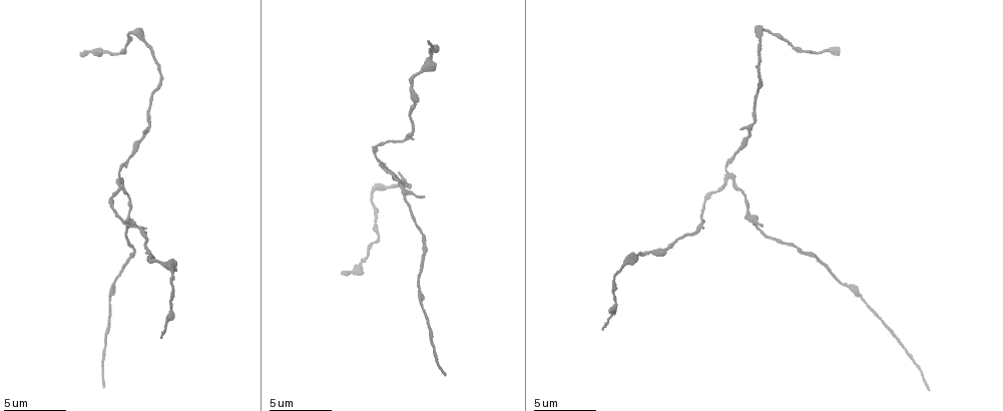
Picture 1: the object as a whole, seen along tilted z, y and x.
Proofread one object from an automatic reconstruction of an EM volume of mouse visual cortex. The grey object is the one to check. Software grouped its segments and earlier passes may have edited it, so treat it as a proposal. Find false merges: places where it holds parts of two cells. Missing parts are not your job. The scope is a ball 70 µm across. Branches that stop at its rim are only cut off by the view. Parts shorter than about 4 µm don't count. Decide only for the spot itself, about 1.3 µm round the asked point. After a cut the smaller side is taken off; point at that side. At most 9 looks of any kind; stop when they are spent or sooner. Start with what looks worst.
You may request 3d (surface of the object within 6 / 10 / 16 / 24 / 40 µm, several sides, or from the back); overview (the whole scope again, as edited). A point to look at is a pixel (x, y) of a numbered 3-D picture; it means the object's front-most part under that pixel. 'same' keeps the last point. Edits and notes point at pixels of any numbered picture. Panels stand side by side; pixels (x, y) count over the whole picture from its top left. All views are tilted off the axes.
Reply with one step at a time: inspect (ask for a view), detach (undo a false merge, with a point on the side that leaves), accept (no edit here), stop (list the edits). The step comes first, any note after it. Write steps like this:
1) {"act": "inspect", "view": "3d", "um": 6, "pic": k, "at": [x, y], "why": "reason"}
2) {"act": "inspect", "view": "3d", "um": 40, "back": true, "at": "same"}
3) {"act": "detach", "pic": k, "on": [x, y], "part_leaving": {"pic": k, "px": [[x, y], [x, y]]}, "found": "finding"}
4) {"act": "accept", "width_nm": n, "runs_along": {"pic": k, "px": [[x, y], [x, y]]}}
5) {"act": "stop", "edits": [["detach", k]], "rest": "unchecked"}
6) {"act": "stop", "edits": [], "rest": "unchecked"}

{"act": "inspect", "view": "3d", "um": 6, "pic": 1, "at": [118, 181]}

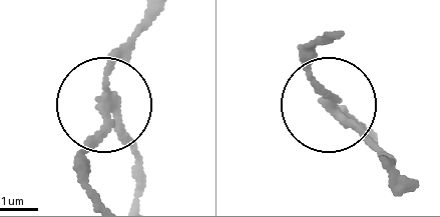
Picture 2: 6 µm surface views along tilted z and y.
{"act": "detach", "pic": 2, "on": [134, 143], "width_nm": 190, "found": "a second cell is stuck on"}

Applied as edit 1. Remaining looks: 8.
{"act": "inspect", "view": "overview", "why": "see it whole again"}

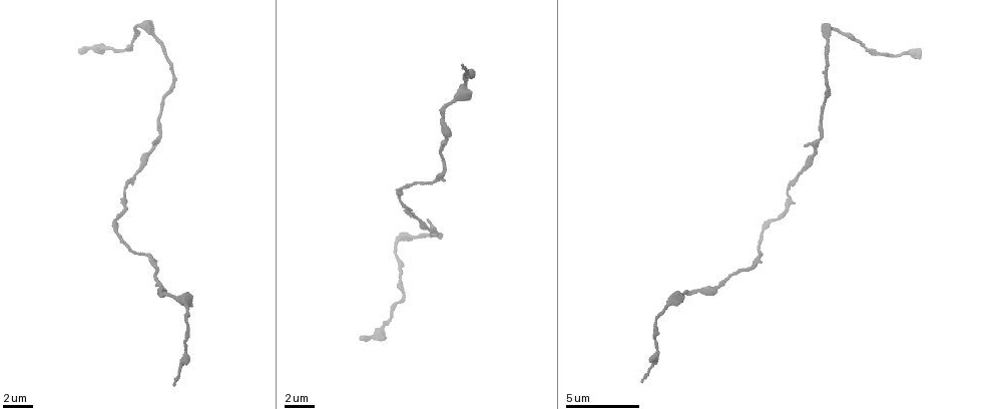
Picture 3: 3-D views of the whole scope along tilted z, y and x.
{"act": "inspect", "view": "3d", "um": 6, "pic": 3, "at": [135, 27], "why": "calibre changes"}

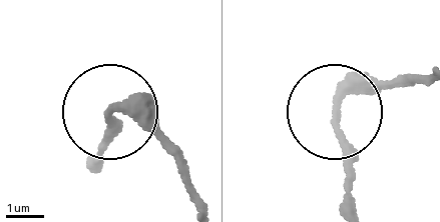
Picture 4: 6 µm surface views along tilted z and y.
{"act": "accept", "runs_along": {"pic": 4, "px": [[424, 78], [361, 88], [341, 104], [333, 124], [351, 189]]}, "found": "one cell here"}

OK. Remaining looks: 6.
{"act": "inspect", "view": "3d", "um": 16, "pic": 3, "at": [433, 180]}

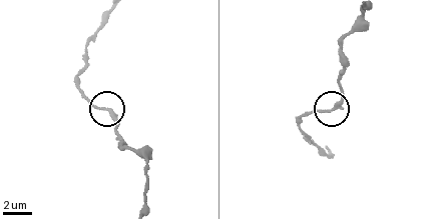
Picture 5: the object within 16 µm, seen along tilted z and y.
{"act": "accept", "runs_along": {"pic": 5, "px": [[88, 64], [79, 83], [87, 98], [112, 116], [120, 137]]}, "found": "all the same cell"}

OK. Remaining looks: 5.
{"act": "inspect", "view": "3d", "um": 10, "pic": 3, "at": [463, 78], "why": "thick turns thin"}

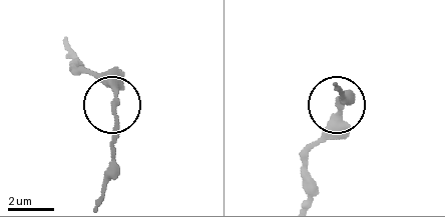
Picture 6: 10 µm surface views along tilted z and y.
{"act": "inspect", "view": "3d", "um": 10, "back": true, "pic": 6, "at": [116, 100], "why": "from behind"}

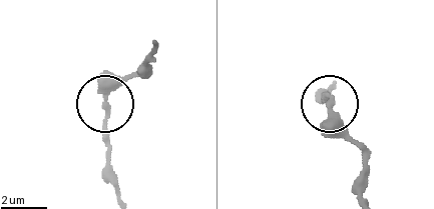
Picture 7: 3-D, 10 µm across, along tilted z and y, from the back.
{"act": "accept", "found": "continuous, no second cell"}

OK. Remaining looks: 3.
{"act": "stop", "edits": [["detach", 2]], "rest": "unchecked"}

